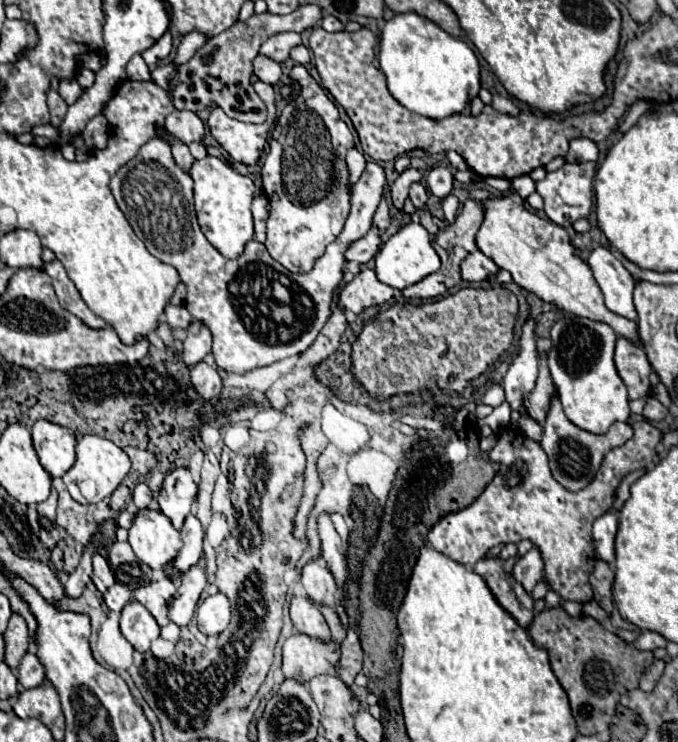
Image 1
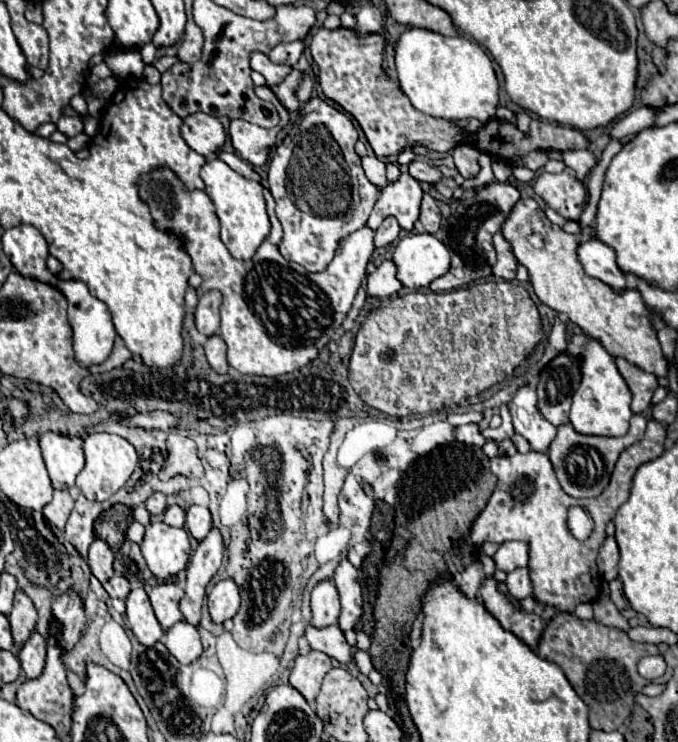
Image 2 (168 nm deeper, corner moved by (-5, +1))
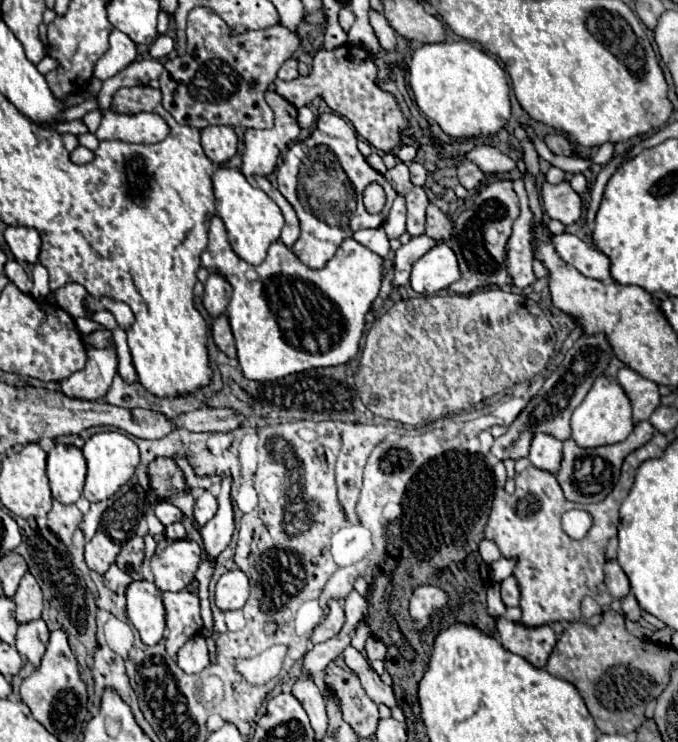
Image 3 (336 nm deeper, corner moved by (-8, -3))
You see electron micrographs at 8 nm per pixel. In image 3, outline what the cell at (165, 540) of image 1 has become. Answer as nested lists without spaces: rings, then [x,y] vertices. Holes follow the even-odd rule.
[[[157,538],[157,550],[151,558],[151,570],[159,590],[179,592],[185,590],[199,568],[201,548],[193,540],[169,540]]]

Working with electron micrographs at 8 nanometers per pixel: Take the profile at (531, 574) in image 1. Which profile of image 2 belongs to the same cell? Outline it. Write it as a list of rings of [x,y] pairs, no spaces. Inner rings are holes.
[[[516,568],[508,574],[508,580],[506,580],[506,586],[510,590],[510,594],[518,600],[526,598],[532,594],[532,580],[528,576],[528,568]]]

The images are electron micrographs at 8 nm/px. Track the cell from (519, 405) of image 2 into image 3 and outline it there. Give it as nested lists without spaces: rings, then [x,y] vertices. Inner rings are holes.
[[[535,434],[531,442],[531,452],[529,452],[529,460],[535,468],[557,474],[563,458],[561,454],[563,454],[561,440],[555,440],[553,436],[547,436],[547,434]]]

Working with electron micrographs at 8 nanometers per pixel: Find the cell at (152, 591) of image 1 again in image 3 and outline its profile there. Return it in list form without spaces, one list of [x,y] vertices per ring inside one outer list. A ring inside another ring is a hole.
[[[187,590],[163,592],[163,604],[167,610],[167,628],[169,628],[165,648],[167,654],[173,660],[177,660],[179,648],[201,632],[199,598],[197,594],[191,594]]]

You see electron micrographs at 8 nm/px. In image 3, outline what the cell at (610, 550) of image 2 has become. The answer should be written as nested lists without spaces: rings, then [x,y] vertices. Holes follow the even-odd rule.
[[[617,562],[605,564],[605,584],[615,600],[621,600],[623,596],[627,596],[631,592],[629,578],[625,576],[625,572],[621,570],[621,566]]]

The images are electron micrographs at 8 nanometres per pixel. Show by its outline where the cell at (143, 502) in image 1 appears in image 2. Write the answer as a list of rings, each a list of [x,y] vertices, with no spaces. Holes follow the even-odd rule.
[[[154,492],[148,500],[146,500],[146,510],[152,514],[152,516],[158,516],[166,510],[166,496],[162,492]]]

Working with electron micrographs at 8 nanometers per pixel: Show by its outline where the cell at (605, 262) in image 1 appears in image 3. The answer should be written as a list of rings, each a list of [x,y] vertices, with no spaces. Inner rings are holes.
[[[563,232],[563,234],[551,234],[551,244],[555,246],[557,254],[571,266],[575,266],[583,276],[605,280],[609,278],[609,258],[599,252],[597,248],[589,248],[583,240],[577,236]]]

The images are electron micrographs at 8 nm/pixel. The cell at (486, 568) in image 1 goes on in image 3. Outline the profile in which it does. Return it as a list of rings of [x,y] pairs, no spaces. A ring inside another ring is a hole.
[[[499,618],[497,632],[499,632],[499,640],[501,640],[503,648],[525,658],[535,668],[545,668],[555,644],[557,644],[557,636],[549,626],[523,628],[521,624]]]

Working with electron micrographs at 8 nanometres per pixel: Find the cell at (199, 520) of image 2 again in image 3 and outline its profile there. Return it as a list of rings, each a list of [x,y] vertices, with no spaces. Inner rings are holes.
[[[205,490],[199,498],[197,498],[197,504],[195,504],[195,518],[201,526],[205,526],[217,512],[217,498]]]

